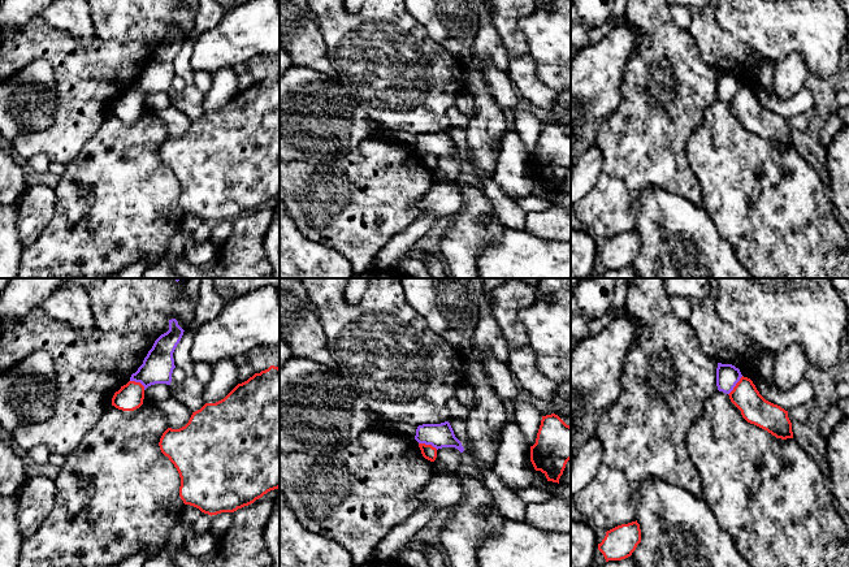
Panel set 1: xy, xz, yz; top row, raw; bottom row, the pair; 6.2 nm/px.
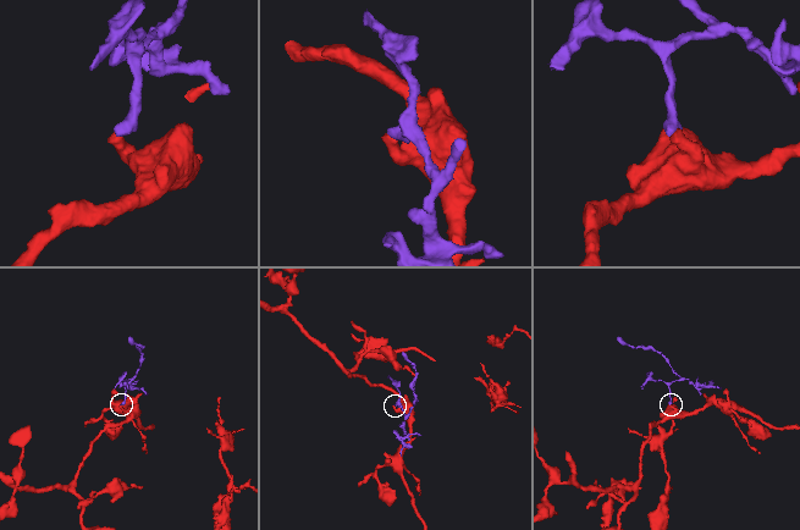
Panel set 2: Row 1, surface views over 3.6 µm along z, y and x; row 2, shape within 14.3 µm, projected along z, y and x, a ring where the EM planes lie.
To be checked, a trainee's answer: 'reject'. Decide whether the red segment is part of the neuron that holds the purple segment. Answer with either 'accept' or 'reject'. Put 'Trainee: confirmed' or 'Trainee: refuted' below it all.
reject
Trainee: confirmed

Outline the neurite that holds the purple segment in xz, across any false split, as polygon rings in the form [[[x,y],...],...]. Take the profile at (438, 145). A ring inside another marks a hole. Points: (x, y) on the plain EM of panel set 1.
[[[449,130],[419,134],[415,148],[419,152],[432,153],[437,159],[442,156],[455,156],[460,161],[464,160],[462,151],[455,146]]]

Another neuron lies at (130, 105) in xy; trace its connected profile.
[[[129,90],[114,101],[112,114],[122,120],[134,120],[143,113],[144,95],[140,91]]]

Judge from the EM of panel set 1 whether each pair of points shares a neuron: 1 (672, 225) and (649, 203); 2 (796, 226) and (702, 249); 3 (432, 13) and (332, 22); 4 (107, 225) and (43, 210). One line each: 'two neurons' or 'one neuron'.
1: one neuron
2: two neurons
3: two neurons
4: two neurons

